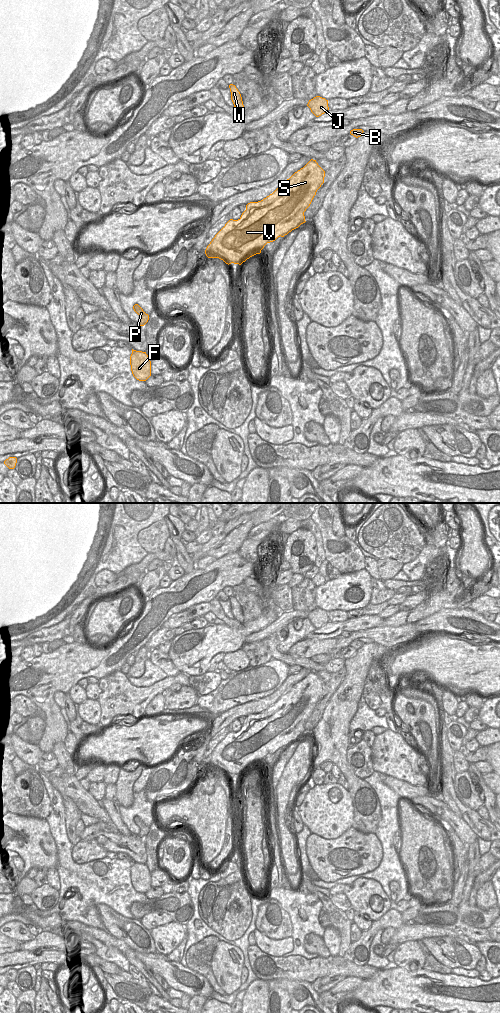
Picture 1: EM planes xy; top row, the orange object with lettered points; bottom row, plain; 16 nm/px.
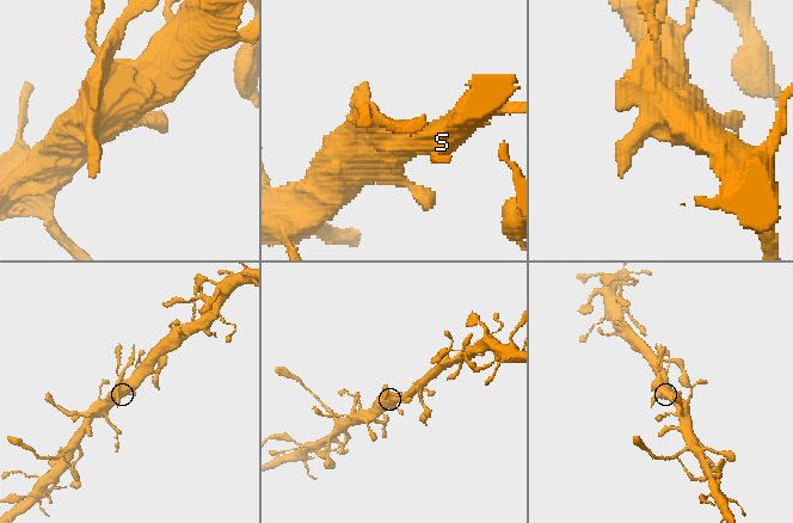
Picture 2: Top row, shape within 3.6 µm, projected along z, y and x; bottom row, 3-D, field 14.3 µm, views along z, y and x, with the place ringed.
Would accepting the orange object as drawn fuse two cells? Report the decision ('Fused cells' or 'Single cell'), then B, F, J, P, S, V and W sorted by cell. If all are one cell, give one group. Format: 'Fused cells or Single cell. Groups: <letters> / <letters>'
Fused cells. Groups: B F J P S V / W

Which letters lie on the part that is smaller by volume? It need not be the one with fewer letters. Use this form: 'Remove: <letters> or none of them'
Remove: W

